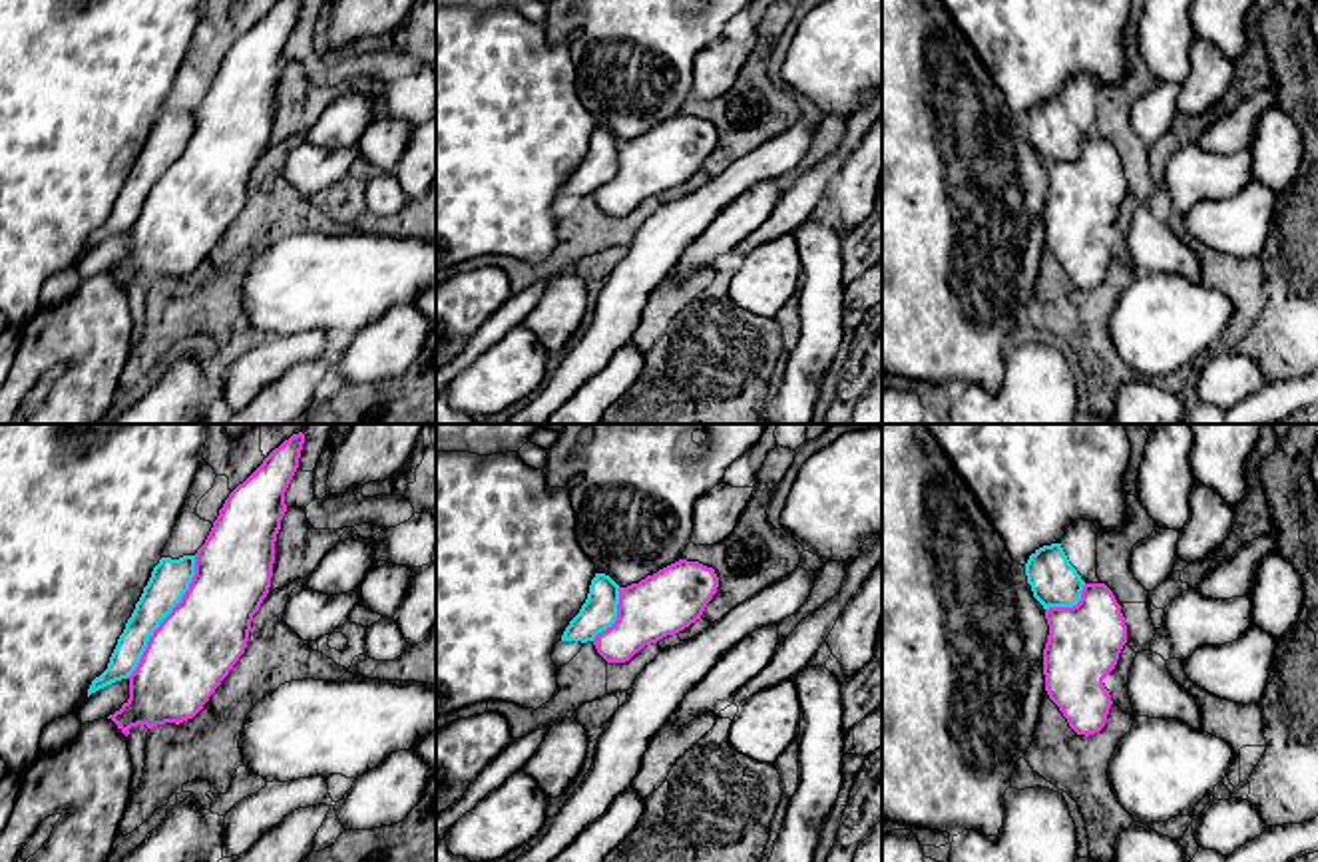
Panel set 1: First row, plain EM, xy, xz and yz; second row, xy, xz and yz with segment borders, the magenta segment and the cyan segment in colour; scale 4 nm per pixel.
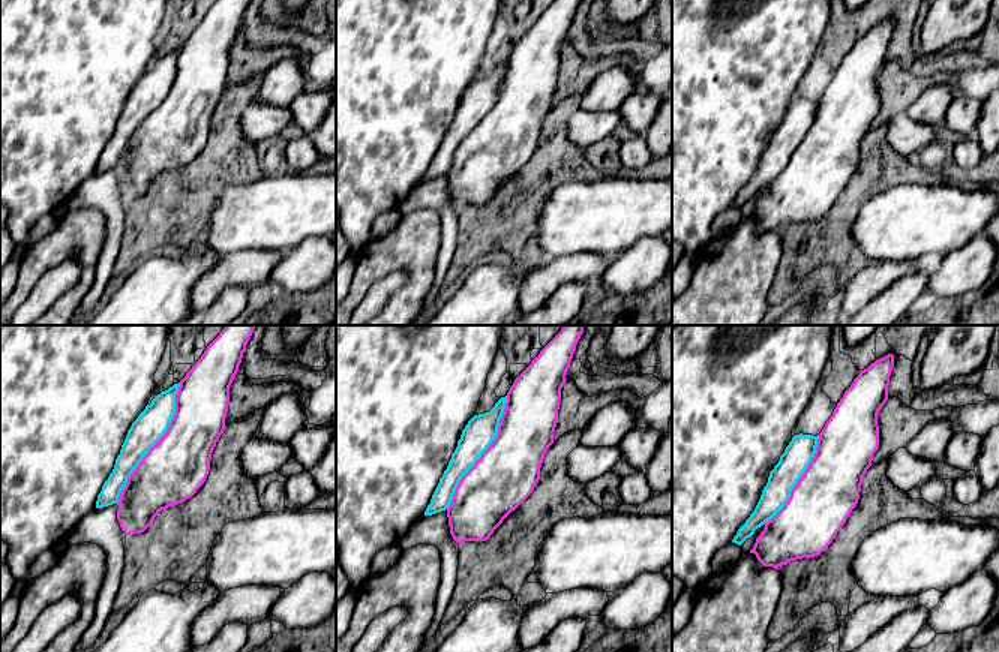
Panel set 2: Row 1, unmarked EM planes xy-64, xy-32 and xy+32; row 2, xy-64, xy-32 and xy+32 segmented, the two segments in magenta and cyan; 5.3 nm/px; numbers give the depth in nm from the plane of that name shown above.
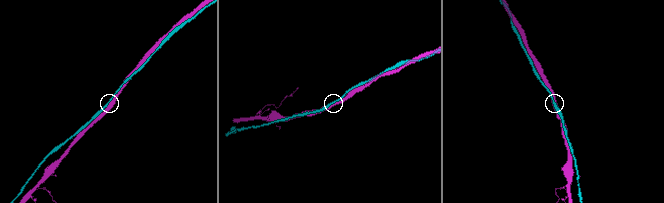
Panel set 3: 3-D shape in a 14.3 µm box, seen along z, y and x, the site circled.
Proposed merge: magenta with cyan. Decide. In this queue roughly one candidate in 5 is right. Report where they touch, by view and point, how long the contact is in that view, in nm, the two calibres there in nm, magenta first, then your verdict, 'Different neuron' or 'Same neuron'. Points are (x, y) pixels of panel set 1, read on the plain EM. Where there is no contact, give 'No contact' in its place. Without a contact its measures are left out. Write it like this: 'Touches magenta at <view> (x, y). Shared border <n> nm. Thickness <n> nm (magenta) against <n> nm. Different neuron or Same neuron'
Touches magenta at xy (166, 172). Shared border 550 nm. Thickness 340 nm (magenta) against 160 nm. Different neuron

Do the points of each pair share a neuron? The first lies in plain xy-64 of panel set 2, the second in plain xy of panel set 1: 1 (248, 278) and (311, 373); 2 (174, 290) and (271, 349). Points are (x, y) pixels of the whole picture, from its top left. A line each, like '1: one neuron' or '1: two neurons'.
1: two neurons
2: two neurons

